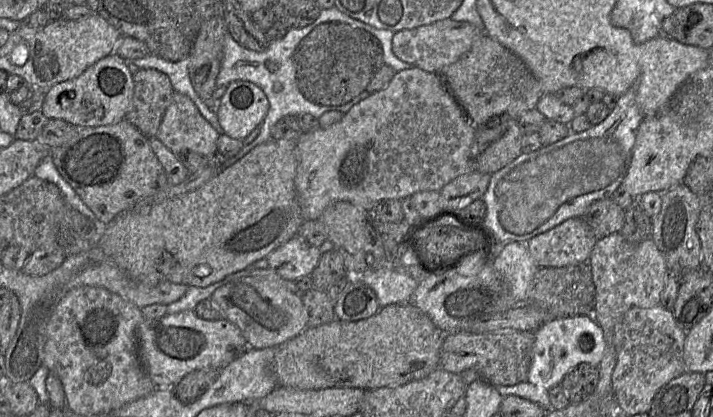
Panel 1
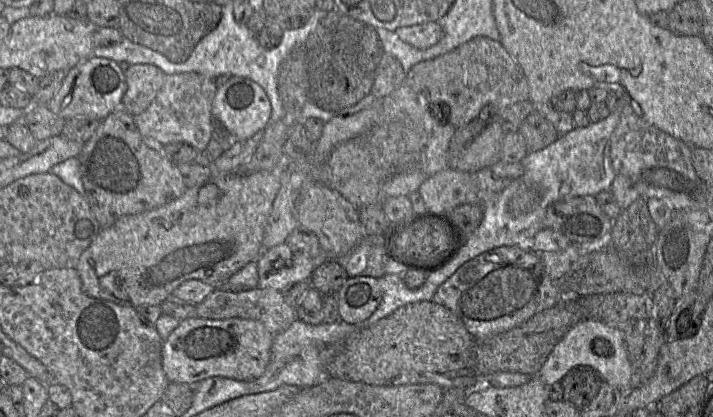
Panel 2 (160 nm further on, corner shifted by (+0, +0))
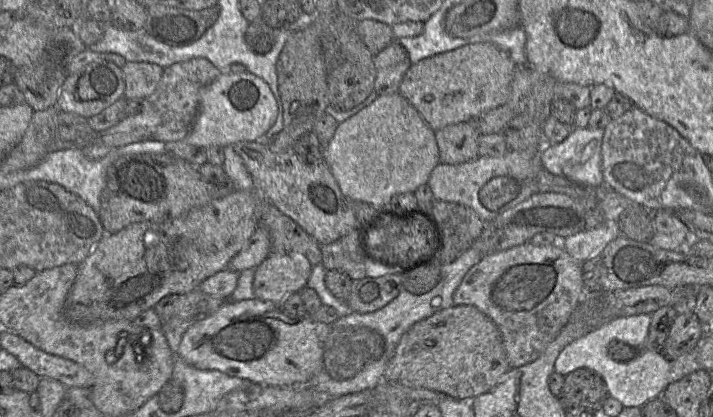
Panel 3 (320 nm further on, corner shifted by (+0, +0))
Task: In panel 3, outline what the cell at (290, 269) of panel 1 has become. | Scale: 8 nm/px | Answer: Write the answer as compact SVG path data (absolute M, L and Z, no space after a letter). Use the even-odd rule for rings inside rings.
M298 253L270 254L254 270L253 291L255 298L280 305L285 298L299 293L307 286L312 265L303 255Z

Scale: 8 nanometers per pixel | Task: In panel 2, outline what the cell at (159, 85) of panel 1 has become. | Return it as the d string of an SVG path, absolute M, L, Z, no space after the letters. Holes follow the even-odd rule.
M151 64L130 65L124 74L126 91L121 107L132 116L137 116L144 112L156 98L166 75Z

